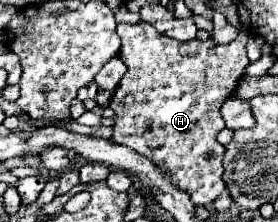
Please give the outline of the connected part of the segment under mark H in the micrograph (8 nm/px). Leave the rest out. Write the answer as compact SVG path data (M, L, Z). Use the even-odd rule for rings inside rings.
M143 20L137 24L117 24L117 34L121 38L119 58L125 62L127 72L121 78L109 104L117 112L111 140L129 146L149 160L155 160L155 164L167 168L171 176L175 176L175 184L189 192L191 200L197 206L213 204L215 198L225 190L221 164L223 146L215 140L217 132L225 128L221 106L229 96L233 96L243 78L243 70L249 64L245 50L249 36L243 32L229 44L217 44L211 38L205 42L189 40L187 44L179 44L177 40L159 34L151 24Z

